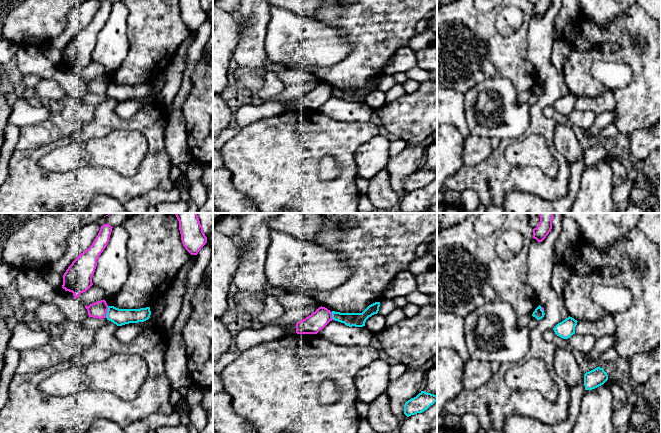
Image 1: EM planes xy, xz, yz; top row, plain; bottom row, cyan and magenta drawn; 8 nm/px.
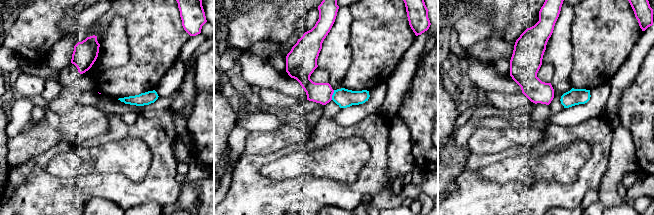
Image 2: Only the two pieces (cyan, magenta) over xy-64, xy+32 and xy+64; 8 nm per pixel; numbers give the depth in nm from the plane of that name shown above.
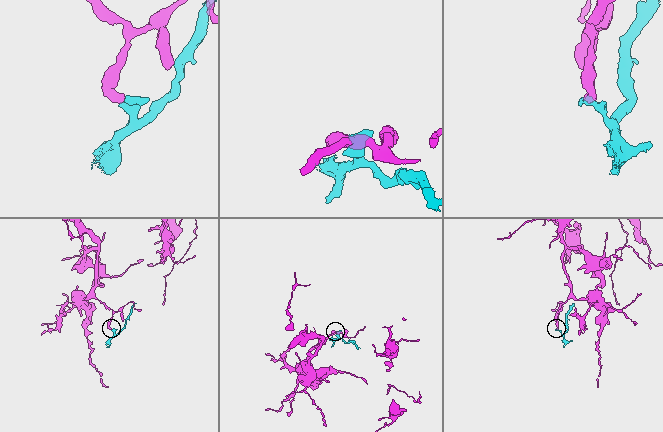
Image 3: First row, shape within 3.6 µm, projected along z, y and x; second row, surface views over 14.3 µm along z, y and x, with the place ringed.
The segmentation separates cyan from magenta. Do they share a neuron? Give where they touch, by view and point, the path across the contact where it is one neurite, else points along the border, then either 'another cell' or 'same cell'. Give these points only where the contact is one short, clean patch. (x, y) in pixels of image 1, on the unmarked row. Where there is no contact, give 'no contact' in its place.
contact xy (107, 88); border xy (108, 82), (105, 93); another cell

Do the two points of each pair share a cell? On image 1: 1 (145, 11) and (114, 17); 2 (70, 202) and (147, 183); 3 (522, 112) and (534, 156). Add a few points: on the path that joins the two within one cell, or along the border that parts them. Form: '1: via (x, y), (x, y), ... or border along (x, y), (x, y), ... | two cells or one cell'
1: border along (127, 10), (128, 38) | two cells
2: via (89, 185), (128, 185) | one cell
3: border along (519, 138), (511, 140) | two cells

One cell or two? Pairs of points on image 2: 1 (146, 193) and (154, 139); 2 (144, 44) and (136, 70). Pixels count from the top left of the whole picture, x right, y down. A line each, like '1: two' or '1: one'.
1: one
2: one

